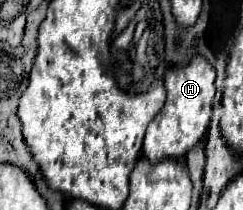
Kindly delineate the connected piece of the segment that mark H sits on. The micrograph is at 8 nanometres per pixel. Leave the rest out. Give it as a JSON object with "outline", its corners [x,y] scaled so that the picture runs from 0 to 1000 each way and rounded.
{"outline":[[[802,262],[761,319],[712,319],[679,348],[687,481],[646,557],[613,586],[588,681],[588,738],[621,767],[646,757],[753,757],[786,700],[802,700],[852,633],[868,567],[868,500],[885,462],[885,329],[852,281]]]}

